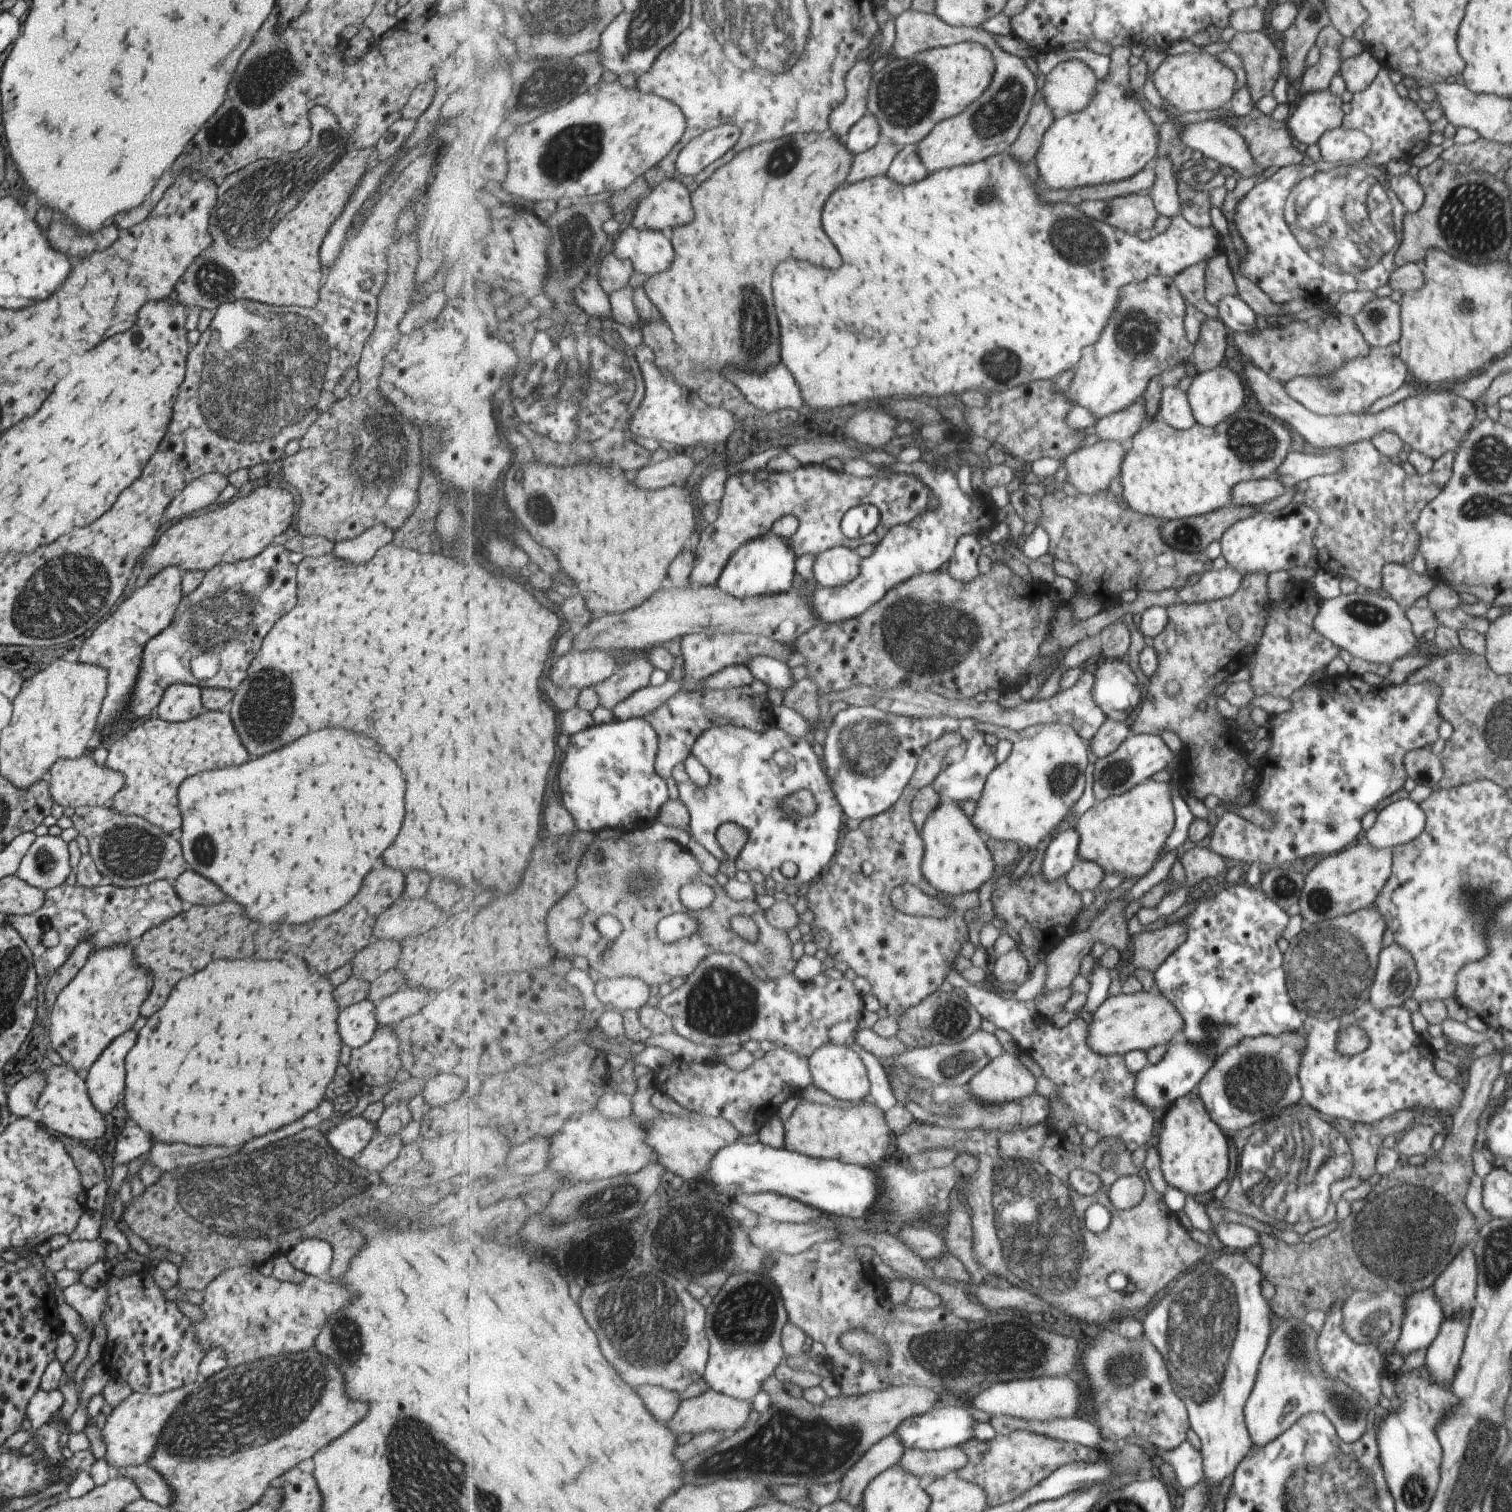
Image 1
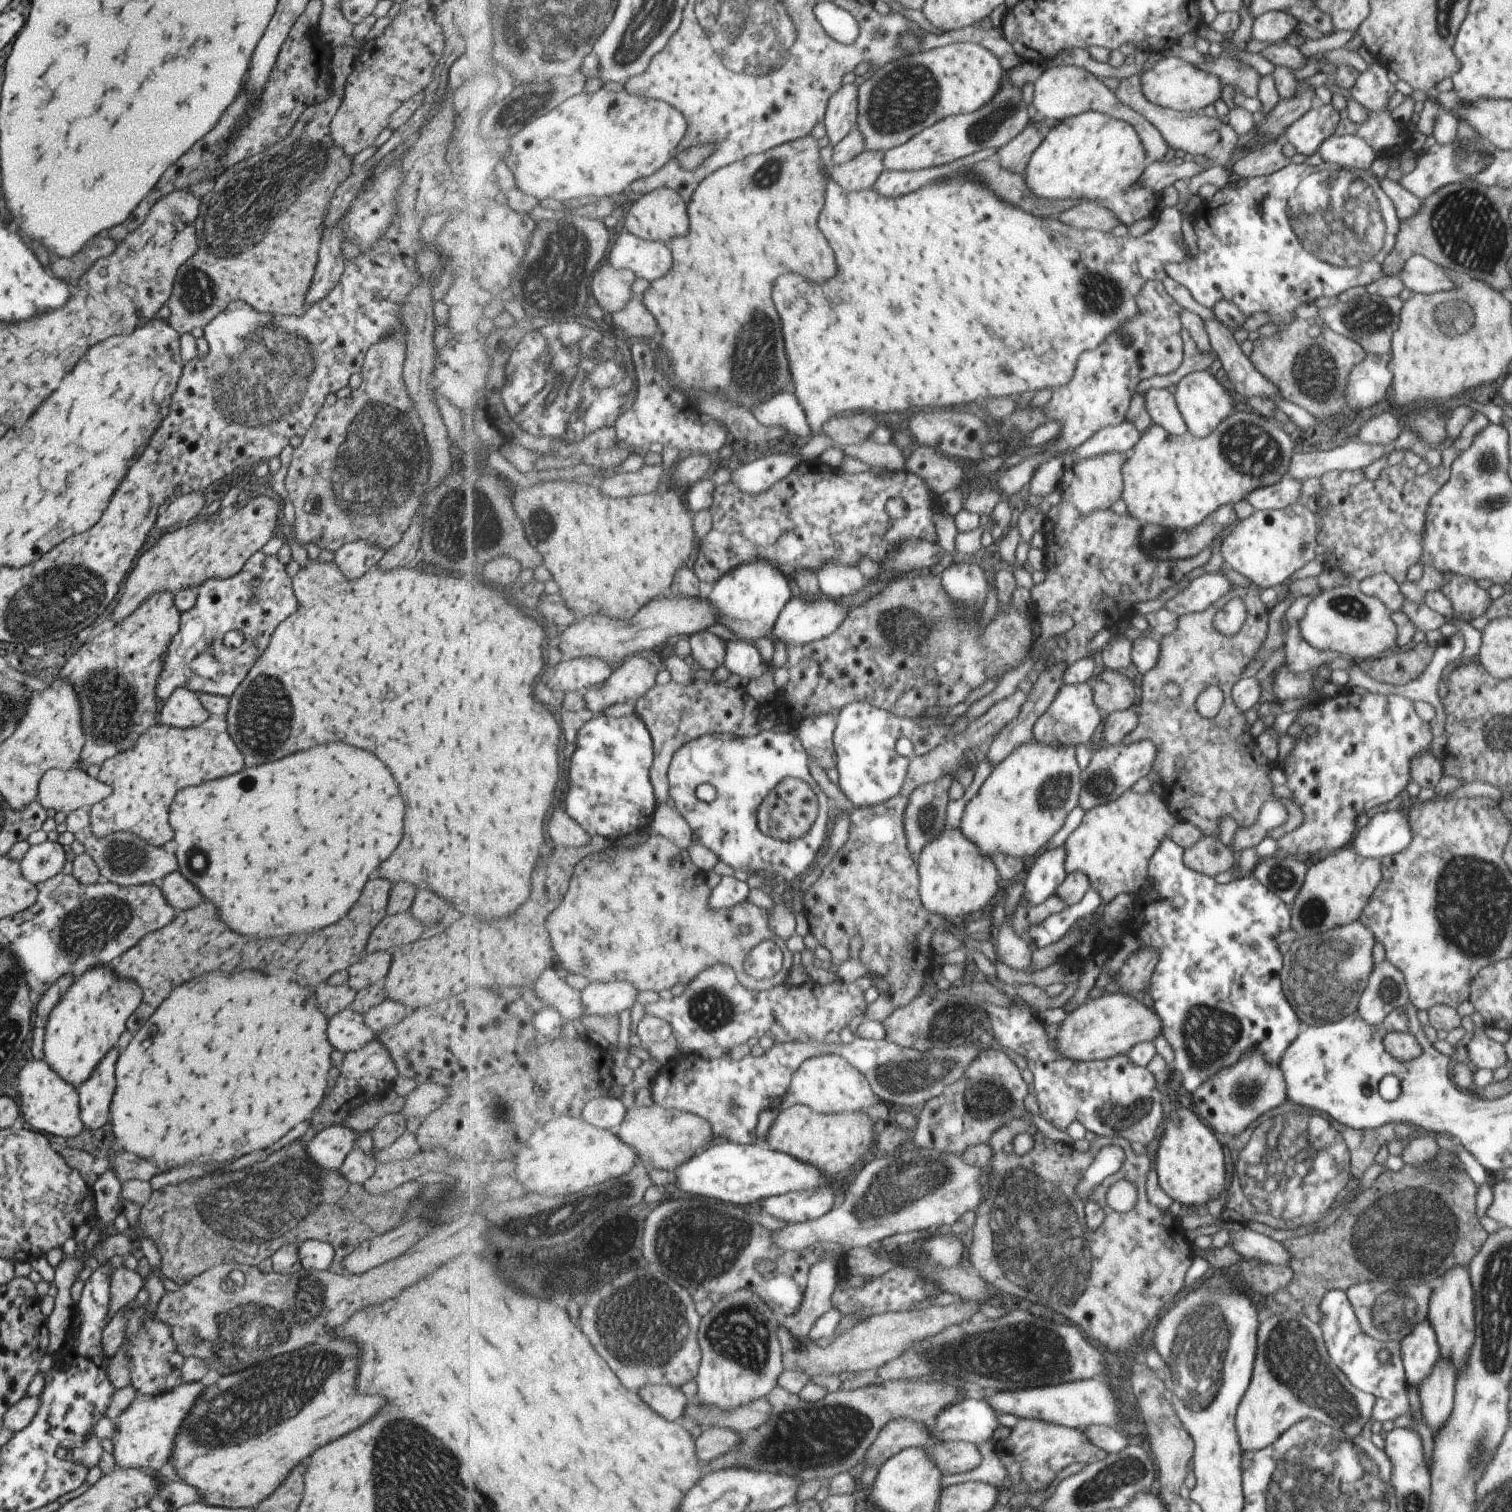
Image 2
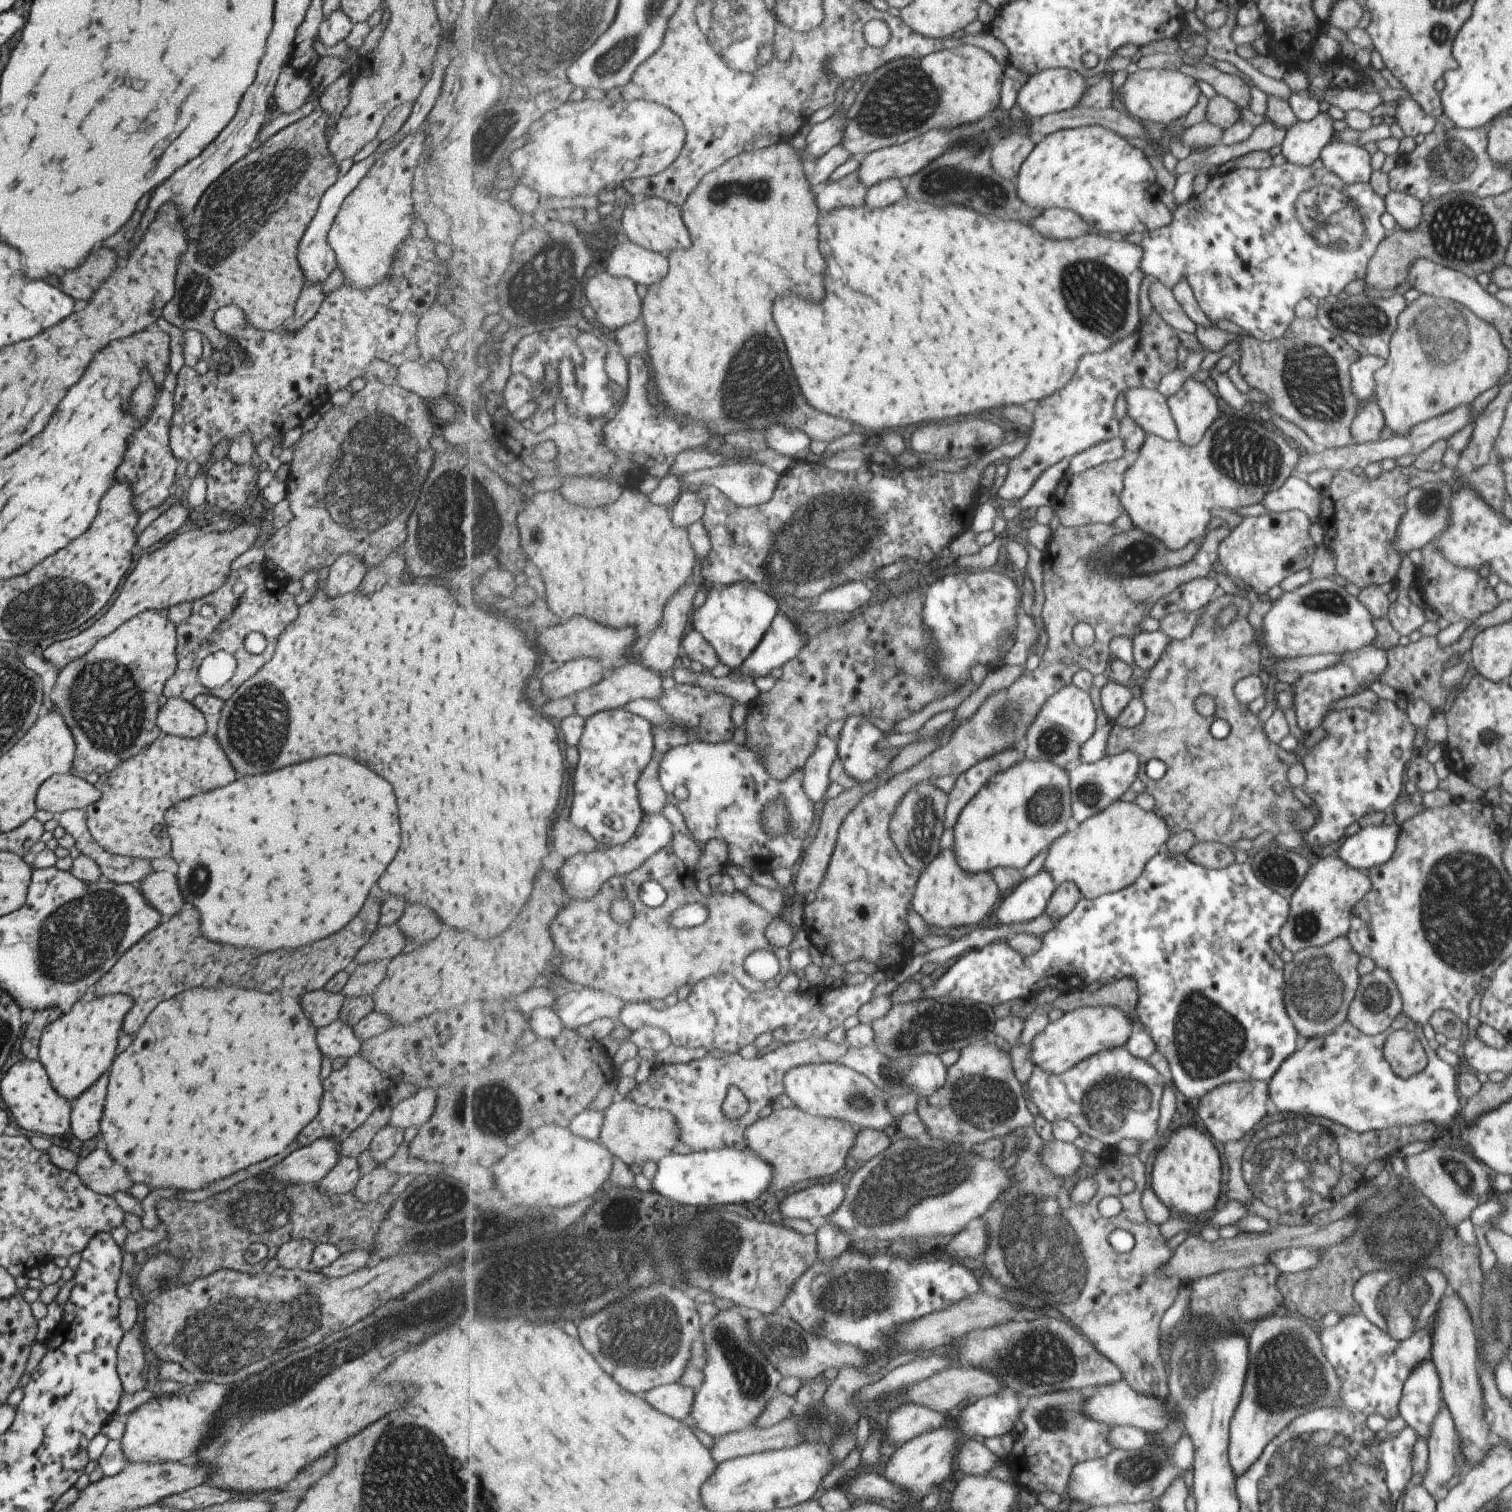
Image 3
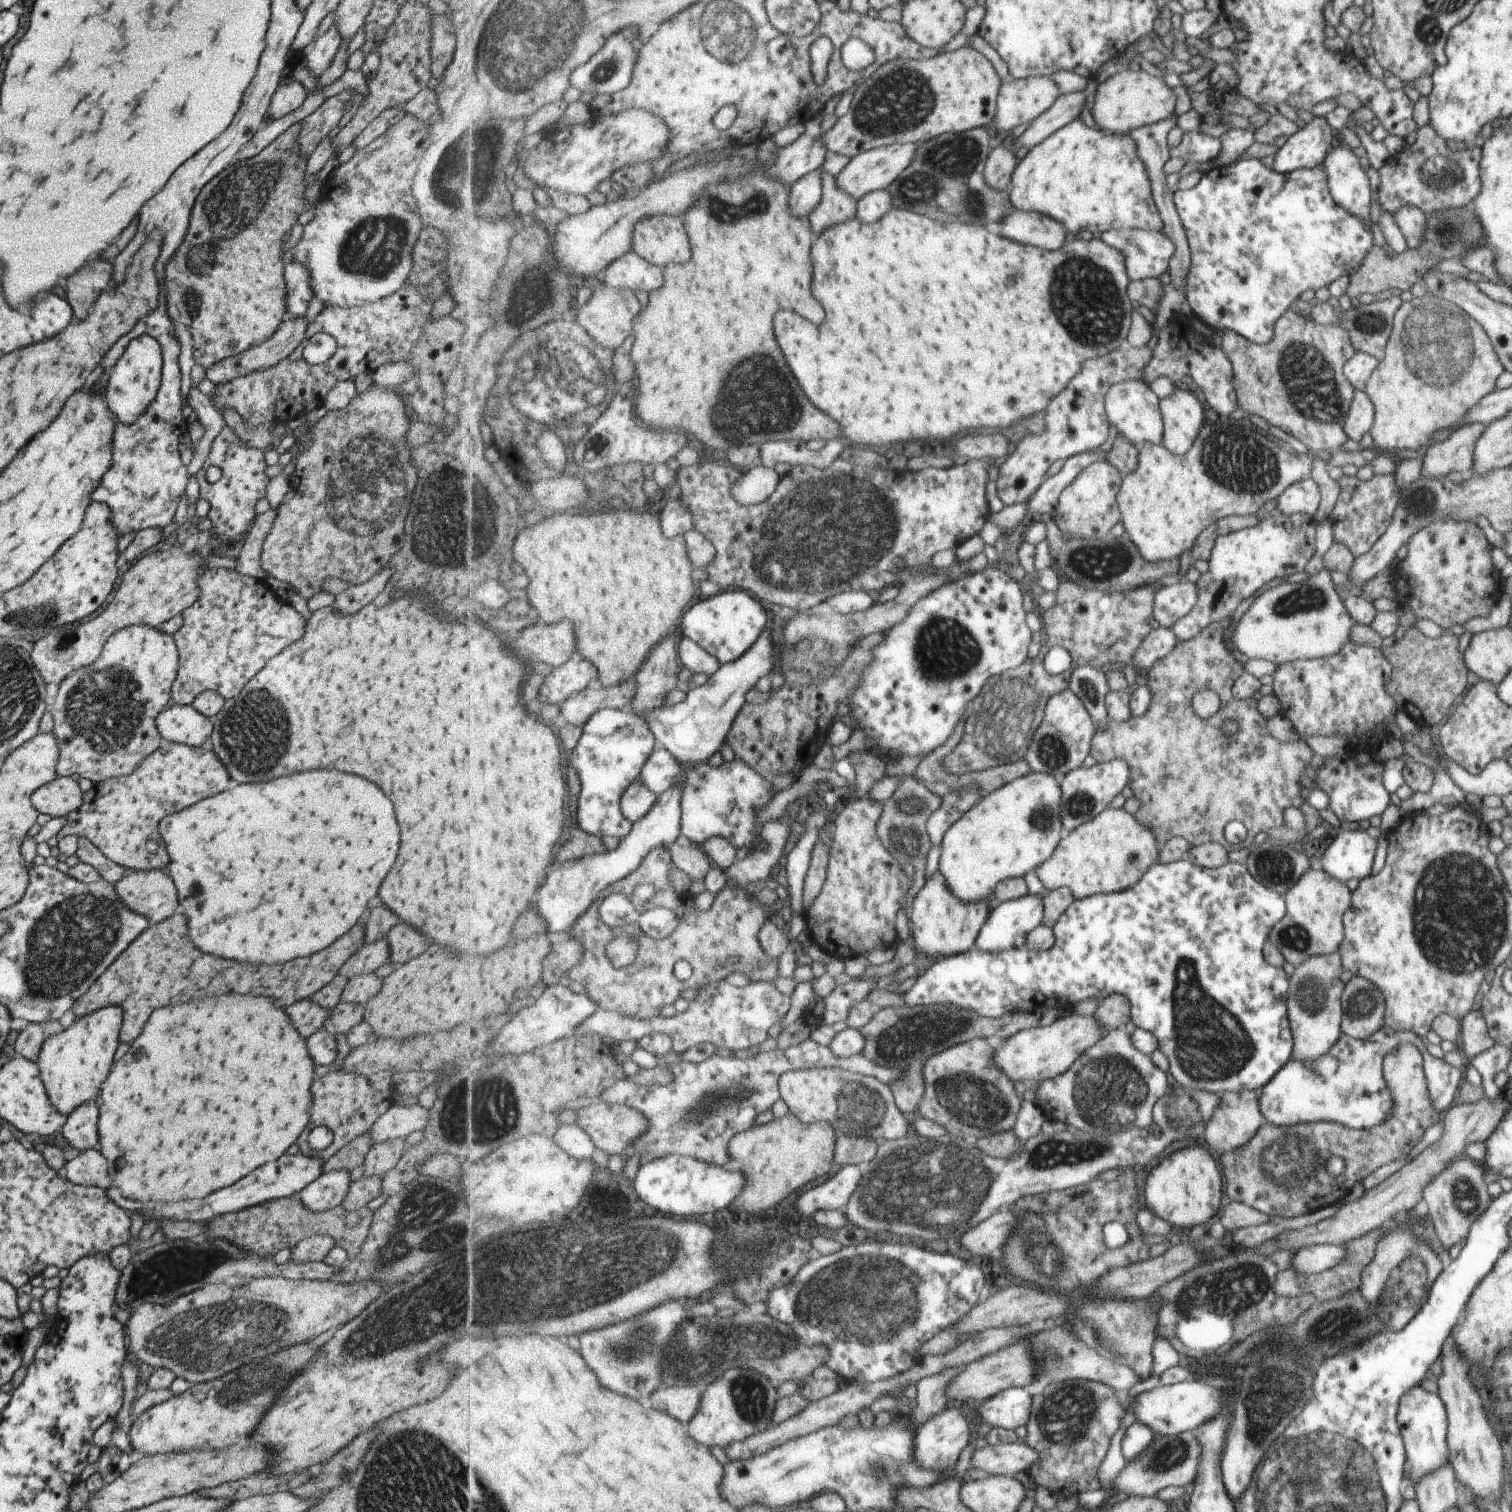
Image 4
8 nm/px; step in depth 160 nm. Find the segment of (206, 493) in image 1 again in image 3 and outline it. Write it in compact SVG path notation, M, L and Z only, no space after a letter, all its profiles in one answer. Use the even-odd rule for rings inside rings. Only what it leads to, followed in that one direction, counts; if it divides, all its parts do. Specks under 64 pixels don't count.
M181 501L161 512L136 538L135 550L151 548L167 534L175 532L188 519L188 508Z

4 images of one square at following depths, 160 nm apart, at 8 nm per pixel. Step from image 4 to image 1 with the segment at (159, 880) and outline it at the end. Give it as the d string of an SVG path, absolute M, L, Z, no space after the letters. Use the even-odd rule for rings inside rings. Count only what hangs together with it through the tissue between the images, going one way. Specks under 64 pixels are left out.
M183 871L172 882L172 887L180 900L187 904L214 905L225 901L225 894L215 886L215 883L209 882L208 878L203 878L197 871Z

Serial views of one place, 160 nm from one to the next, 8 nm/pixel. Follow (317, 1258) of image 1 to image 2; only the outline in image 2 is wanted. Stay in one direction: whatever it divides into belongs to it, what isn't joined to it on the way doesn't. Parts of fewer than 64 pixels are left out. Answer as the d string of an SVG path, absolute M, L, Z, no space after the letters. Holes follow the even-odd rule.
M307 1239L297 1245L297 1258L302 1264L303 1271L318 1273L327 1271L334 1264L334 1252L329 1243L315 1239Z

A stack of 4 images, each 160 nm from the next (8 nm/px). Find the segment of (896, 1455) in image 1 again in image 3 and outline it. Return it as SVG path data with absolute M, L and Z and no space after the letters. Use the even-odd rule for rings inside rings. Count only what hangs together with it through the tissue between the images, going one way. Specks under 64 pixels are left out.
M909 1403L888 1416L883 1436L891 1445L899 1448L920 1434L943 1427L947 1421L947 1415L943 1412Z

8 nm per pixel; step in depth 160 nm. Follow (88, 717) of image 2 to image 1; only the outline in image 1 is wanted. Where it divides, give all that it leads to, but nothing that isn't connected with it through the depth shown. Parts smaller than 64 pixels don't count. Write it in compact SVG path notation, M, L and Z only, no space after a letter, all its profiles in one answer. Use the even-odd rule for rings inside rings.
M175 565L157 571L143 586L139 586L130 596L127 596L106 620L103 619L80 648L78 656L80 663L96 664L106 670L106 693L96 718L94 731L101 737L100 730L105 725L110 728L107 738L101 739L103 743L111 742L118 734L135 723L126 706L140 667L143 646L171 622L182 597L181 574L181 570Z

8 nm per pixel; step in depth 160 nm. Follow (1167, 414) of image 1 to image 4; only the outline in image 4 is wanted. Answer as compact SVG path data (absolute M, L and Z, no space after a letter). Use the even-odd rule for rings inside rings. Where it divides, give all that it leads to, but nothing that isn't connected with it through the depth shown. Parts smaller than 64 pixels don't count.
M1128 380L1115 383L1108 392L1106 409L1110 423L1114 425L1118 433L1123 433L1129 442L1132 442L1139 450L1145 444L1161 444L1164 434L1164 423L1157 396L1143 381Z

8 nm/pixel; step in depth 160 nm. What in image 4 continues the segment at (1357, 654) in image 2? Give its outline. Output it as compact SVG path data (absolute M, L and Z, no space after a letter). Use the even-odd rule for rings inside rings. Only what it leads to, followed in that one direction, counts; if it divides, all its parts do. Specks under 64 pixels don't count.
M1321 569L1300 583L1281 583L1259 594L1235 626L1230 640L1240 654L1248 659L1269 660L1277 665L1300 659L1323 658L1337 653L1349 642L1353 624L1355 622L1349 616L1345 602L1335 592L1329 571Z

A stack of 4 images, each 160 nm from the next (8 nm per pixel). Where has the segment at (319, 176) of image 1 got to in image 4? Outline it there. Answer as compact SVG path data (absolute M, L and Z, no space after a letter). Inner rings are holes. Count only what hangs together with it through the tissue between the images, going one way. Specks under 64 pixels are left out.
M293 123L287 130L284 130L275 140L272 140L261 152L254 154L249 159L233 162L225 167L219 174L216 174L205 186L201 188L200 193L196 196L193 206L190 210L188 218L188 227L182 238L181 244L177 250L167 259L164 264L161 287L164 288L164 304L166 305L166 313L171 324L182 324L187 332L193 338L194 360L195 363L207 368L209 365L221 360L221 358L233 356L233 354L241 353L243 350L255 345L261 338L269 338L280 322L285 318L286 314L286 286L282 275L284 265L281 263L281 238L287 235L291 226L296 223L297 216L310 208L303 192L305 192L305 180L303 172L305 172L305 162L307 158L300 155L296 146L296 137L300 131L300 124Z

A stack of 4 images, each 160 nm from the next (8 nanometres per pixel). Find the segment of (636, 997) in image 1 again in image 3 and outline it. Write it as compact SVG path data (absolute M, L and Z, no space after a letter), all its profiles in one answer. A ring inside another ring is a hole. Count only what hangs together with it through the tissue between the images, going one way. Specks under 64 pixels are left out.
M584 987L580 991L569 991L559 996L551 1007L561 1016L567 1029L576 1029L607 1014L617 1016L625 1004L610 993Z

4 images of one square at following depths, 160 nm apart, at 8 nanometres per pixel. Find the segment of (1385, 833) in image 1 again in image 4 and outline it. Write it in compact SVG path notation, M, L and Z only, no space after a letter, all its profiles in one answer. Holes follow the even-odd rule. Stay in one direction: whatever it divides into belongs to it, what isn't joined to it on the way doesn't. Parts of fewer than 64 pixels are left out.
M1337 829L1332 836L1332 842L1323 852L1320 860L1314 864L1320 866L1330 877L1343 882L1353 880L1353 878L1361 880L1369 876L1371 870L1373 870L1373 863L1376 861L1373 856L1375 854L1375 845L1377 844L1376 839L1371 838L1369 834L1365 833L1365 830L1349 831Z

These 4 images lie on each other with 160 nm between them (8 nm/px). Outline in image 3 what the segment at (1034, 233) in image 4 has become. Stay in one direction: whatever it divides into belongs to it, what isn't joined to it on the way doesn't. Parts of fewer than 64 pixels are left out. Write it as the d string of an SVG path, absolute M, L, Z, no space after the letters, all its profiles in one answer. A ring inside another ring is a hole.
M1048 208L1035 221L1029 222L1038 233L1050 239L1074 239L1087 234L1092 224L1085 220L1077 211Z

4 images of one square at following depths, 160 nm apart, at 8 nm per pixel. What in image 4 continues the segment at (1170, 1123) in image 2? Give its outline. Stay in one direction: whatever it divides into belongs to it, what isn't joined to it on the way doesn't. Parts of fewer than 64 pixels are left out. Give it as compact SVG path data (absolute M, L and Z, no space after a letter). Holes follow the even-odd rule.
M1201 1146L1174 1150L1153 1170L1149 1170L1143 1186L1143 1198L1153 1216L1166 1220L1171 1226L1186 1229L1204 1224L1217 1212L1221 1200L1221 1176L1217 1172L1217 1164L1207 1154L1207 1148Z

